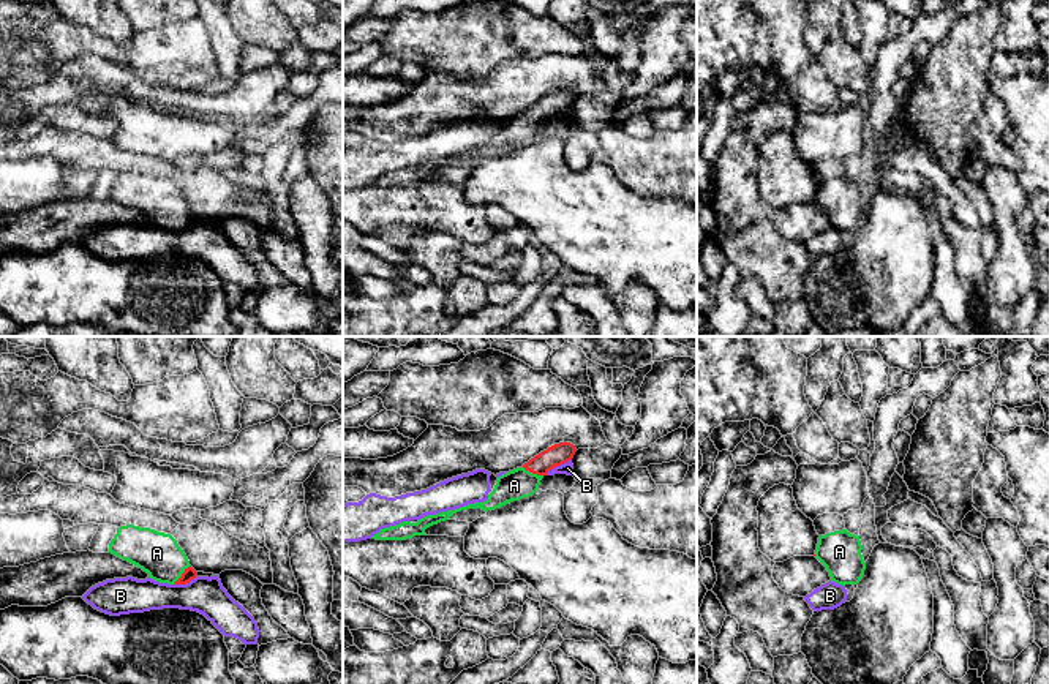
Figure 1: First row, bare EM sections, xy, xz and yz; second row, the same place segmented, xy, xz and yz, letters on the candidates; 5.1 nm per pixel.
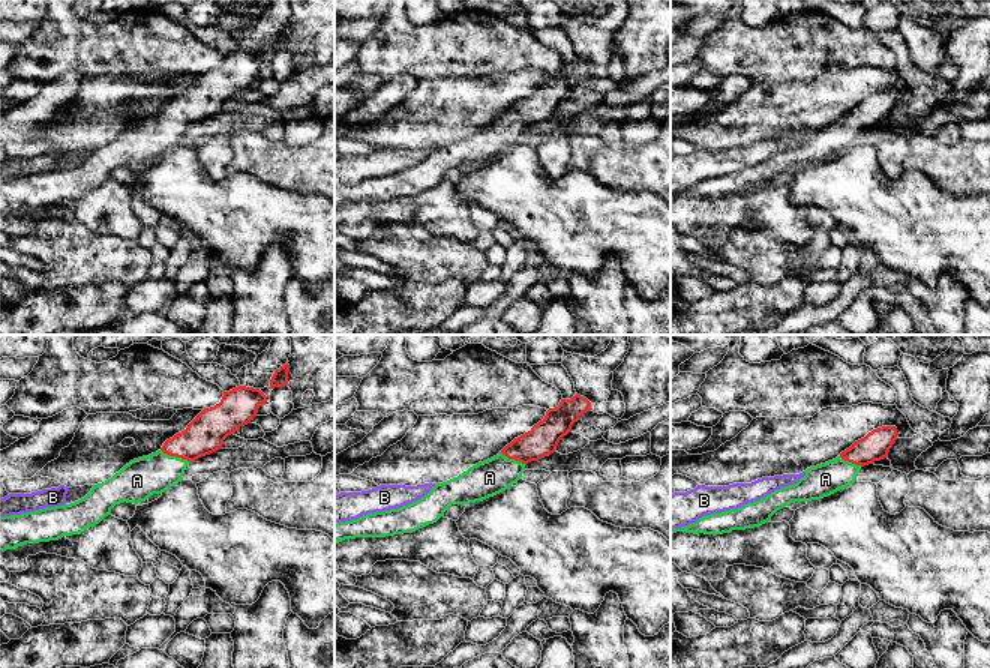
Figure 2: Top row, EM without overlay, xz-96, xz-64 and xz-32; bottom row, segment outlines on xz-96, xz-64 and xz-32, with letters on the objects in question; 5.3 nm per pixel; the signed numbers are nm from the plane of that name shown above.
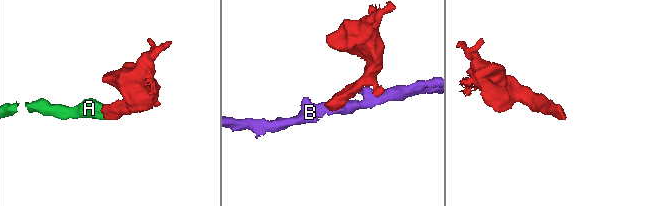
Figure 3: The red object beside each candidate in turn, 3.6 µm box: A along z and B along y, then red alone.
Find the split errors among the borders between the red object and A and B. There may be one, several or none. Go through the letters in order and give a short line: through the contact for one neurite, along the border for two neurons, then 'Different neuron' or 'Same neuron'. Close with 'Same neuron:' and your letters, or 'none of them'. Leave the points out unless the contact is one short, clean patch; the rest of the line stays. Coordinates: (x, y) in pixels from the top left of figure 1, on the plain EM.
A: Line: xz (563, 98), (545, 106), (533, 119), (523, 128), (514, 131). Same neuron
B: Line: xz (571, 105), (553, 112), (545, 120). Different neuron
Same neuron: A

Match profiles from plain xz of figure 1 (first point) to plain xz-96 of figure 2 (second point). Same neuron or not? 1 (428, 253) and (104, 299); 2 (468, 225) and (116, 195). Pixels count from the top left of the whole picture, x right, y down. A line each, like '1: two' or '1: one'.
1: two
2: one

